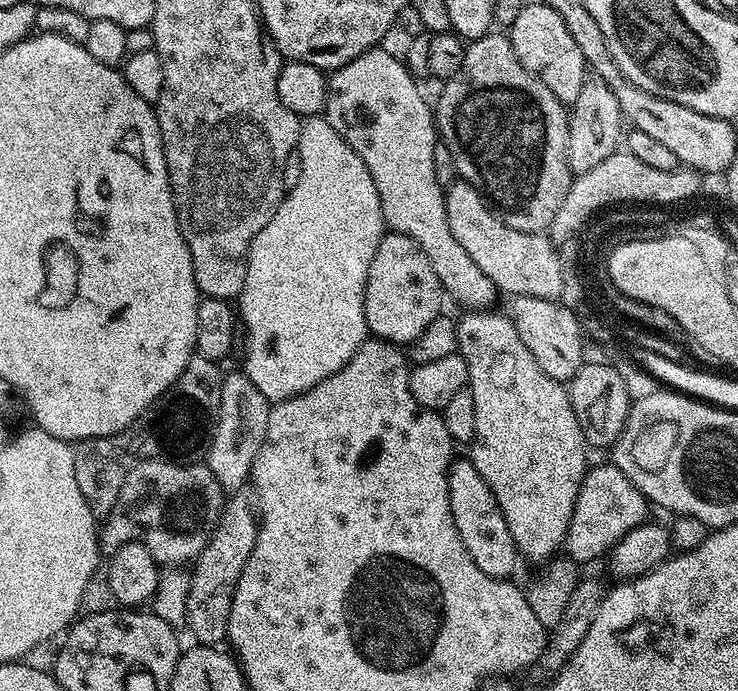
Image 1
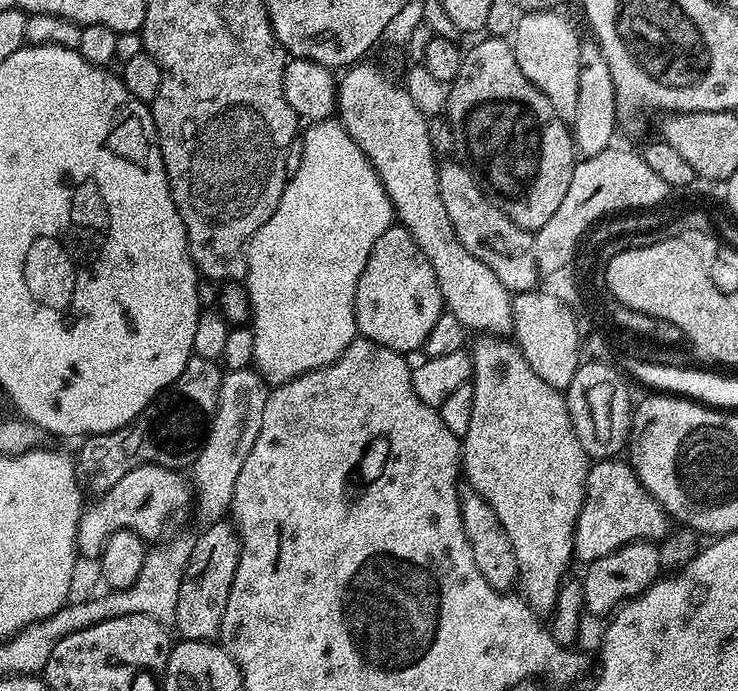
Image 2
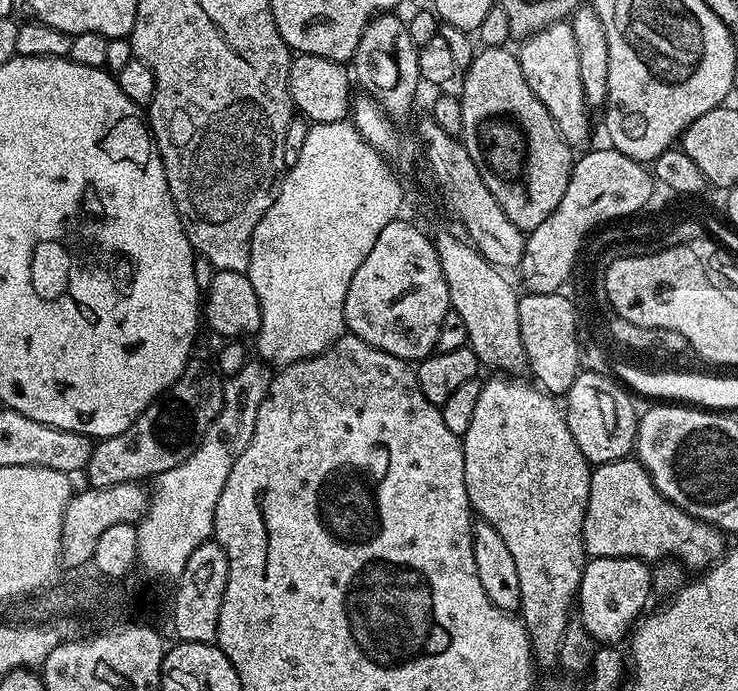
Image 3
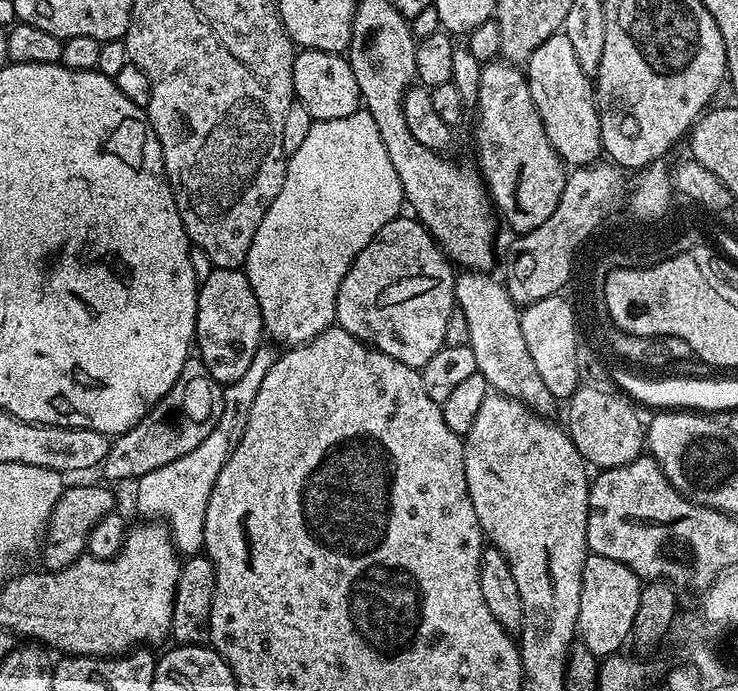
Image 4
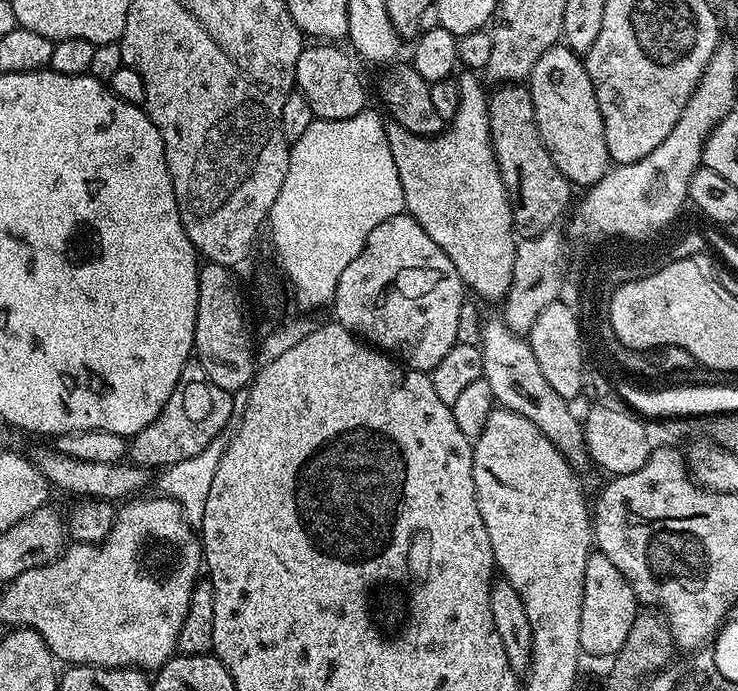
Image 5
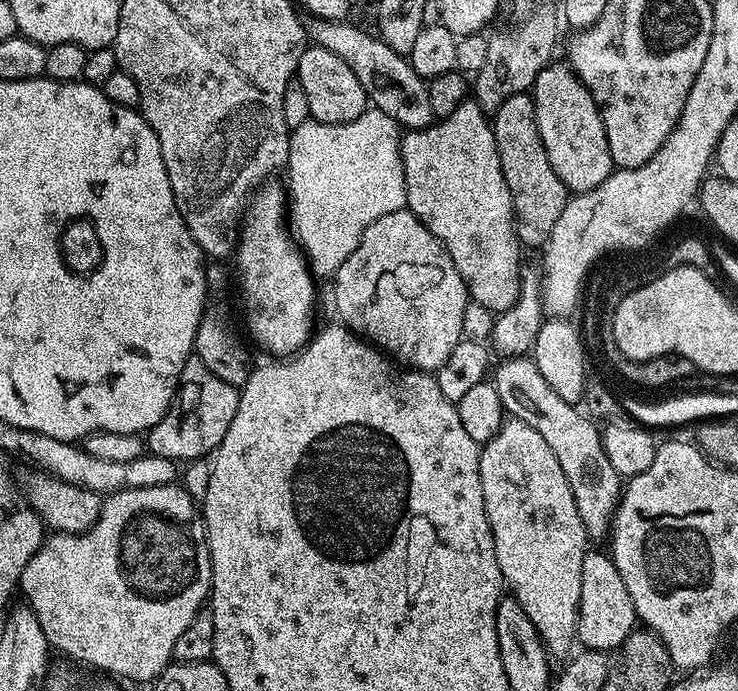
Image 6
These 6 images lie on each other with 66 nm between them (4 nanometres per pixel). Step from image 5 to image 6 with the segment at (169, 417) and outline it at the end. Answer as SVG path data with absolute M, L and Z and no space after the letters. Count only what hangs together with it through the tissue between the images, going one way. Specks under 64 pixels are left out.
M190 358L180 375L180 385L176 388L172 405L168 407L164 417L146 433L147 451L153 456L177 462L211 457L222 438L226 438L226 430L230 430L230 422L234 422L239 401L239 387L222 381L197 358Z

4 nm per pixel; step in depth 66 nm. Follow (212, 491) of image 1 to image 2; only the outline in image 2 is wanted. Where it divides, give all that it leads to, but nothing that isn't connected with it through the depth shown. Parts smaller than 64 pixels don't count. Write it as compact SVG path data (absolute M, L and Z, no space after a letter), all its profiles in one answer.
M143 464L126 478L122 478L110 490L99 493L92 505L85 507L80 514L76 531L76 551L92 562L99 561L100 551L106 546L106 538L118 530L130 529L145 542L156 542L167 537L175 524L187 518L194 504L194 489L183 471L163 468L157 464Z

